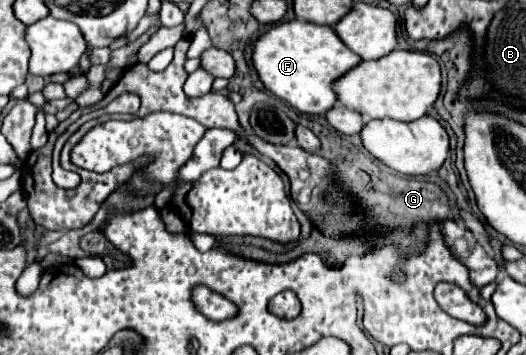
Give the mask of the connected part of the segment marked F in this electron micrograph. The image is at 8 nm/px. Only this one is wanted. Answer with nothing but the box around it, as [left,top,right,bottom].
[253,19,361,115]

